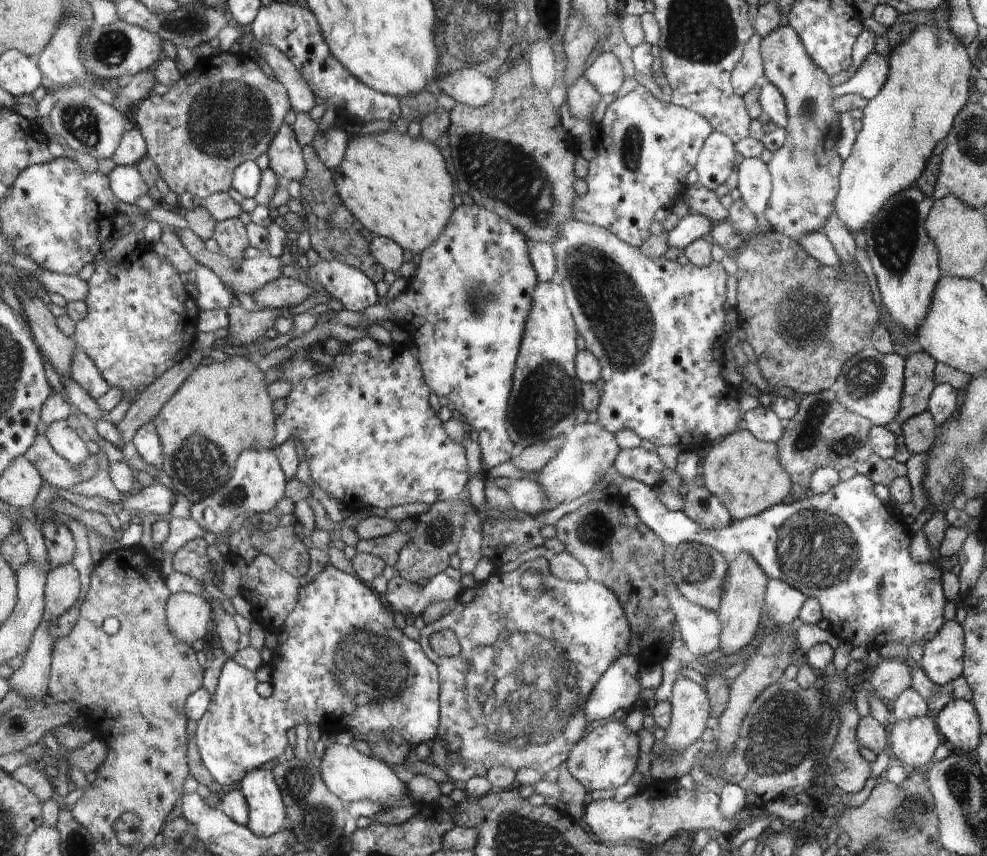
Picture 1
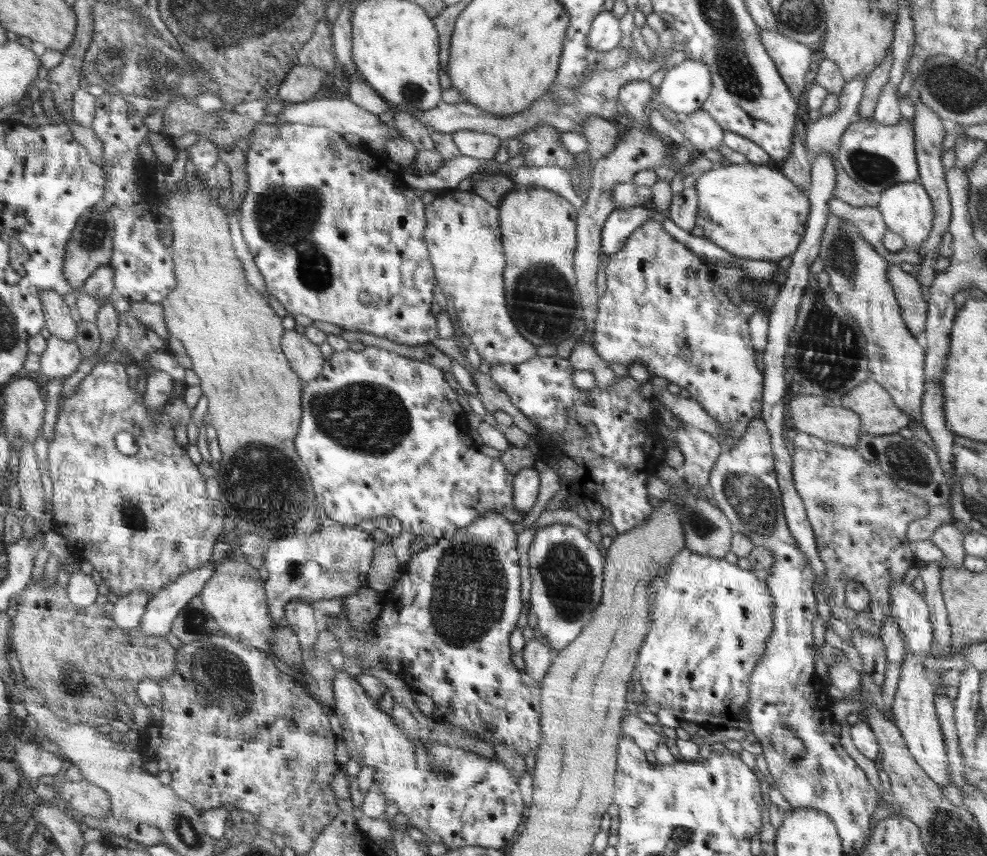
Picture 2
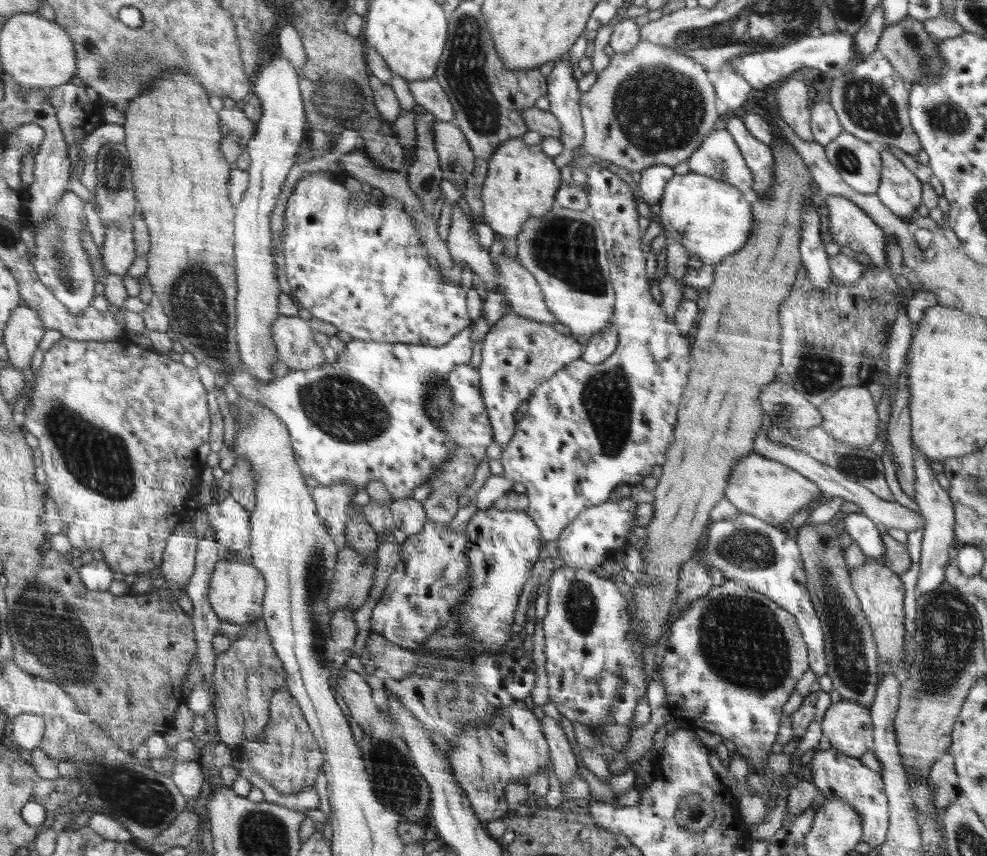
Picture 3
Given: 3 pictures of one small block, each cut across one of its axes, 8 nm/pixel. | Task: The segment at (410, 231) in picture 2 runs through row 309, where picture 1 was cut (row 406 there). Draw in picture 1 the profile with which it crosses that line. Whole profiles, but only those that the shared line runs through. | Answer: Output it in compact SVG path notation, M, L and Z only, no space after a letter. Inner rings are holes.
M368 336L362 338L362 340L354 340L354 342L345 342L335 337L327 337L327 339L321 340L309 348L302 347L301 350L285 360L282 363L282 379L289 383L291 387L288 396L281 403L282 407L278 415L278 432L274 442L276 442L276 445L282 445L290 438L296 439L300 447L300 453L306 456L306 460L308 460L311 479L315 487L328 492L334 500L340 500L350 511L358 512L365 508L388 510L388 508L410 502L426 502L426 504L432 505L438 501L454 500L466 488L468 470L466 470L464 448L457 441L454 441L446 430L442 430L442 422L432 412L430 402L428 402L430 388L424 382L422 372L420 372L420 364L412 356L410 349L397 344L382 344Z

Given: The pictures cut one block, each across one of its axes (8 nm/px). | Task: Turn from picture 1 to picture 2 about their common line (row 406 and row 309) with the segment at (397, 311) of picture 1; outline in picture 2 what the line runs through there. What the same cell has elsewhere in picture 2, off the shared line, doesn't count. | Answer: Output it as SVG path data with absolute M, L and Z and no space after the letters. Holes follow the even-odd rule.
M472 190L458 191L448 200L448 222L438 224L436 220L444 214L442 200L437 199L426 204L426 218L430 218L430 230L426 230L426 242L430 242L430 254L434 254L434 274L438 274L438 288L450 296L454 312L460 319L460 328L468 335L470 342L476 345L477 352L486 363L514 363L515 365L532 361L534 344L528 342L518 331L506 308L503 272L506 266L502 246L502 235L498 208L485 198L476 196Z

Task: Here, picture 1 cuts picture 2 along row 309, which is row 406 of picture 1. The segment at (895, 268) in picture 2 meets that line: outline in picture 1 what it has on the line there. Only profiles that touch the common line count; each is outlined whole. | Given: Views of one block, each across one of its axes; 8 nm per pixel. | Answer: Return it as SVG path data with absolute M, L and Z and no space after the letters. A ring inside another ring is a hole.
M926 351L913 353L905 360L904 394L898 420L918 416L929 407L930 392L936 386L932 374L936 374L937 362Z

